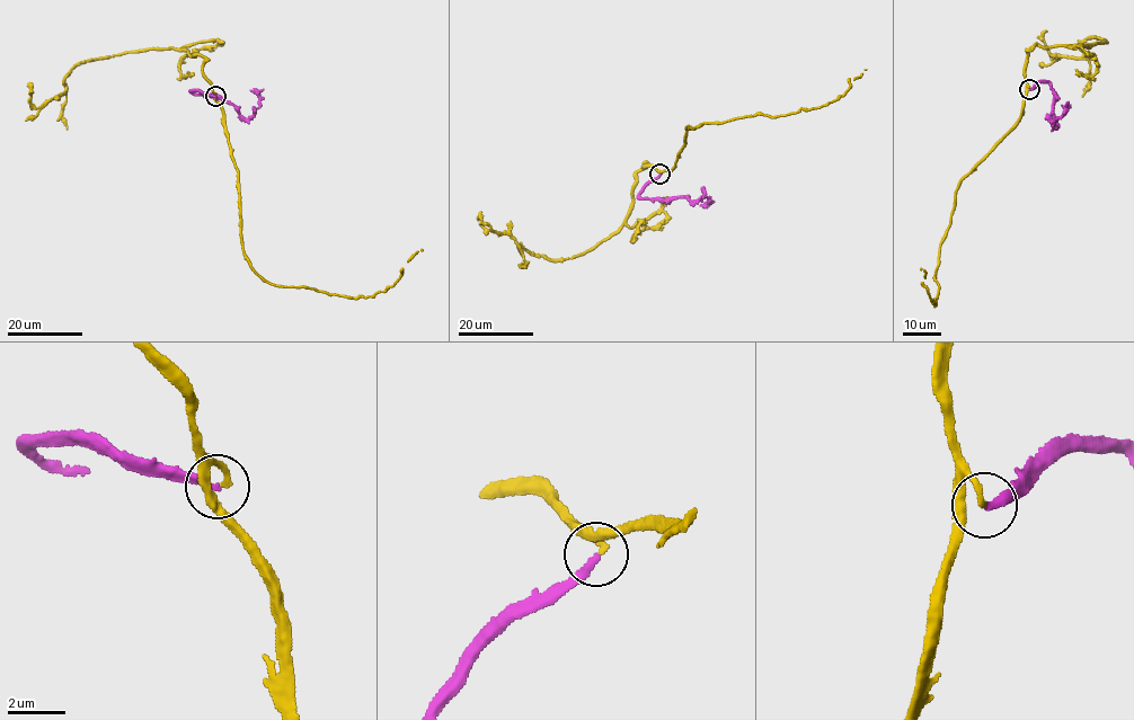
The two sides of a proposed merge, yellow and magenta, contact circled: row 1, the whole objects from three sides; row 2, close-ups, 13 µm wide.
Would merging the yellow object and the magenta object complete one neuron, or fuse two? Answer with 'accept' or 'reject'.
accept

